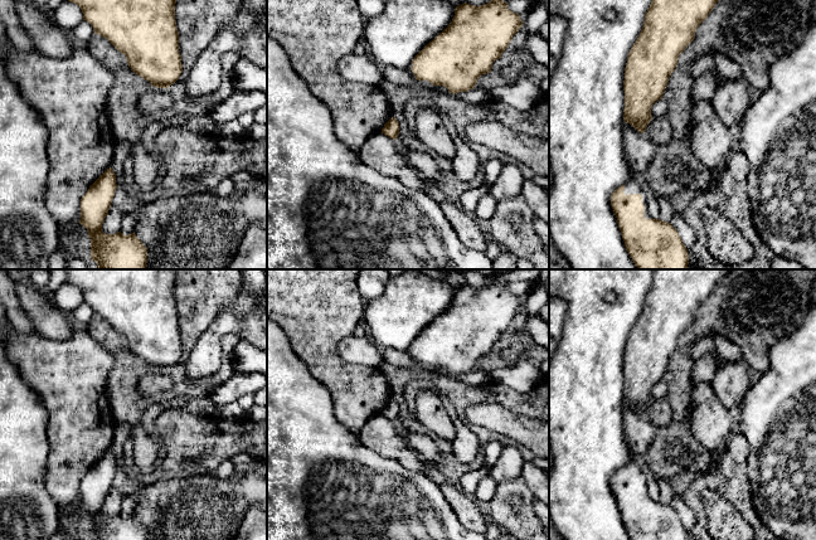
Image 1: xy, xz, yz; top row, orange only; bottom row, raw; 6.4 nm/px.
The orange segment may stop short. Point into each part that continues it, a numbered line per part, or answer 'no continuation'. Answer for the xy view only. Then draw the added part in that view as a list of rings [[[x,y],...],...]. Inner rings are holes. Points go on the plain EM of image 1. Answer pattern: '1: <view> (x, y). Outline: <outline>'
no continuation

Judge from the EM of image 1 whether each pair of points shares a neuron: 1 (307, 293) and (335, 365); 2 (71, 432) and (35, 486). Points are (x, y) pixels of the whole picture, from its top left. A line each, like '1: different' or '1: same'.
1: same
2: different

